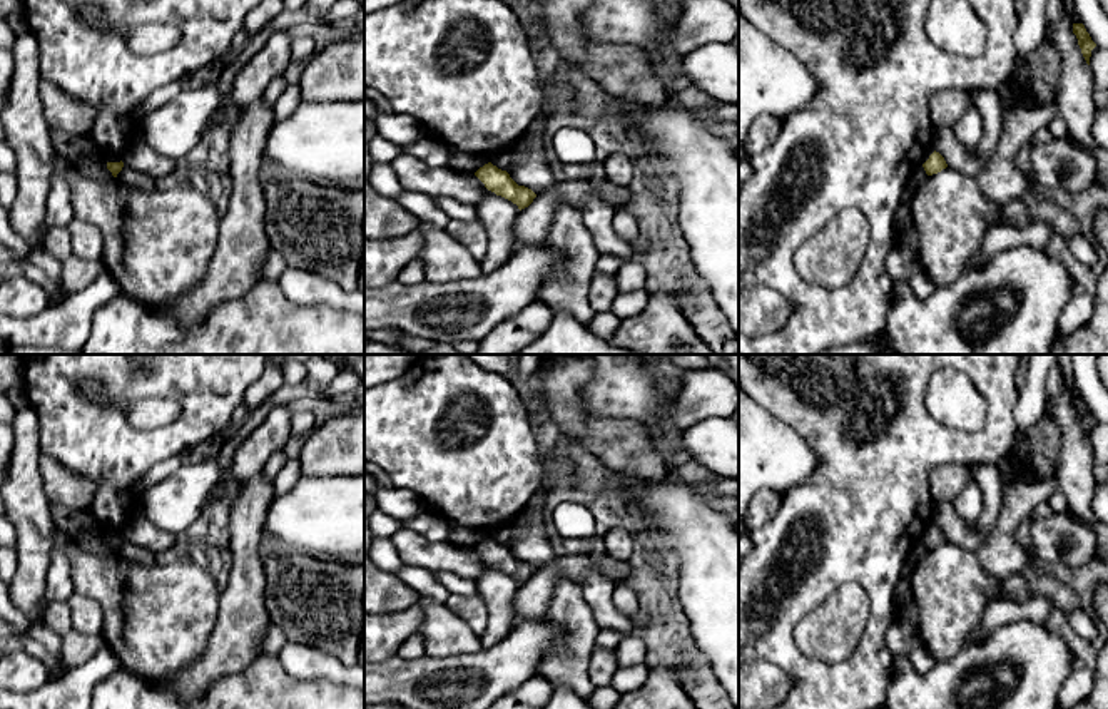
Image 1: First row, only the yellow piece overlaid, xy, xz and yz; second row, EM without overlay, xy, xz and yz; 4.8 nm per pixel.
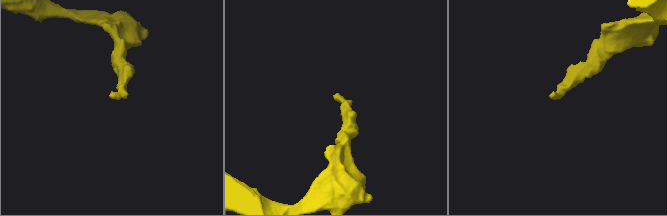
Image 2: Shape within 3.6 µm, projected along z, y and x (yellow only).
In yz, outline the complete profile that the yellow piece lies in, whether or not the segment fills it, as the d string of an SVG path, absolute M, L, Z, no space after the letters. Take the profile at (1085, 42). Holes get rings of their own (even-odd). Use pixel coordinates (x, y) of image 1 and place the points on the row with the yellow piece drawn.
M1073 23L1073 33L1076 35L1081 54L1090 65L1091 50L1096 47L1096 43L1091 40L1083 23Z

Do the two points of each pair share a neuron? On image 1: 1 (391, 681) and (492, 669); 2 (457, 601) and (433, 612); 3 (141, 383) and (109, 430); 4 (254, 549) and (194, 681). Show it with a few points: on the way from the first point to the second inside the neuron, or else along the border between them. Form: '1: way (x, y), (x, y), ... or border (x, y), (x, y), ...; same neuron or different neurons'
1: way (416, 679), (425, 676), (467, 676); same neuron
2: border (447, 602), (475, 632); different neurons
3: way (109, 372), (67, 380), (77, 405); same neuron
4: way (246, 582), (243, 621), (236, 639), (228, 647); same neuron

